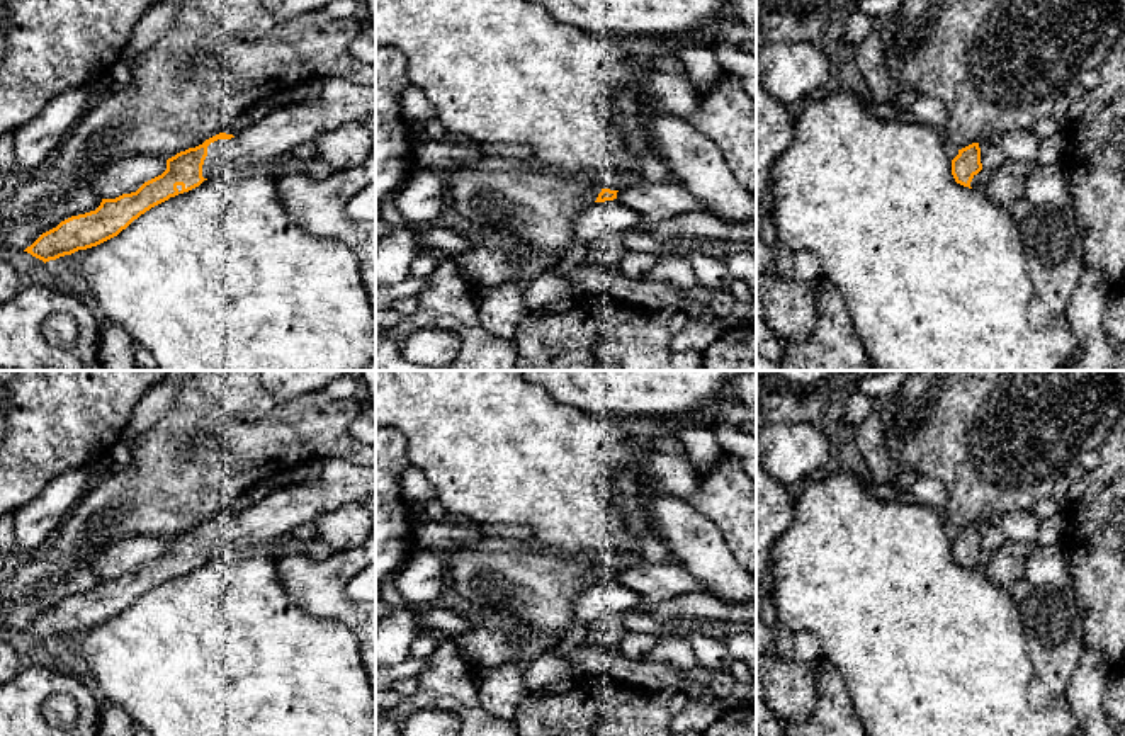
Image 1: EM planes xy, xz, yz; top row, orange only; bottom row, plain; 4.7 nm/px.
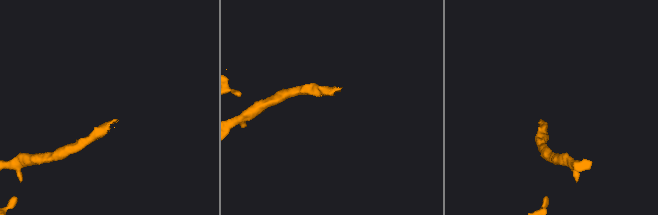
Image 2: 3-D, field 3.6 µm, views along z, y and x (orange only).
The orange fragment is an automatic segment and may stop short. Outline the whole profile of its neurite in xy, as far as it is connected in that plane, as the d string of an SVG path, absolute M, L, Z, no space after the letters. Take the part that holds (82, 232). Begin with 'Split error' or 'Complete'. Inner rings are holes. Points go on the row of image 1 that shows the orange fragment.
Split error. M340 76L325 78L318 95L289 102L240 134L219 133L195 148L167 160L167 170L136 192L102 199L95 211L71 216L42 233L24 252L56 260L97 246L126 229L151 207L218 178L224 170L243 170L258 163L279 165L294 148L319 133L376 114L376 85L357 85Z

